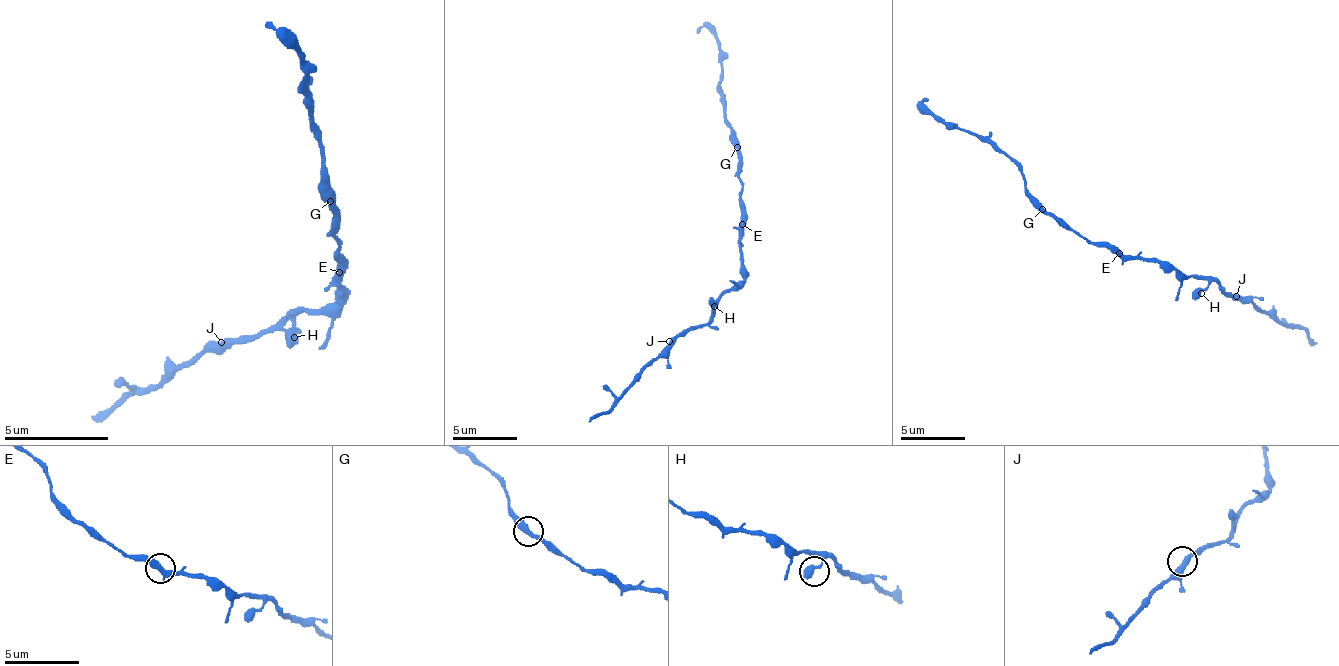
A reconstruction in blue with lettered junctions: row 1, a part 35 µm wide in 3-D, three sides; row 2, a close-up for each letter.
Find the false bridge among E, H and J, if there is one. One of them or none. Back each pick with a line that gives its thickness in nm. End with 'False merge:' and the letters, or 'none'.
False merge: none

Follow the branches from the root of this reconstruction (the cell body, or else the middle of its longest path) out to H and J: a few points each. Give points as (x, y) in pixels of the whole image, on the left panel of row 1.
H: (336, 274), (336, 289), (341, 295), (330, 305), (304, 310), (294, 321), (294, 337)
J: (336, 274), (341, 295), (330, 305), (294, 310), (278, 326), (221, 342)

